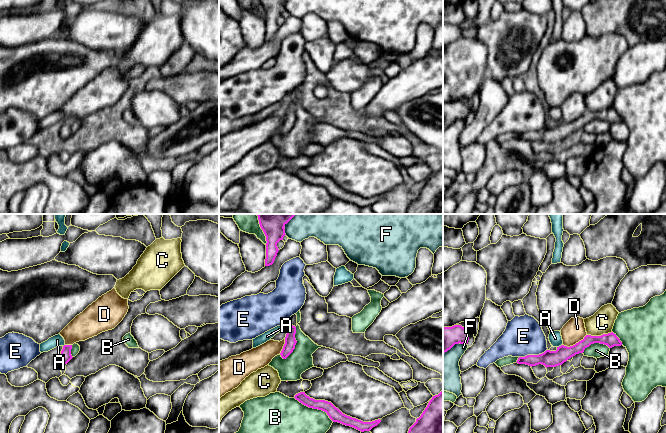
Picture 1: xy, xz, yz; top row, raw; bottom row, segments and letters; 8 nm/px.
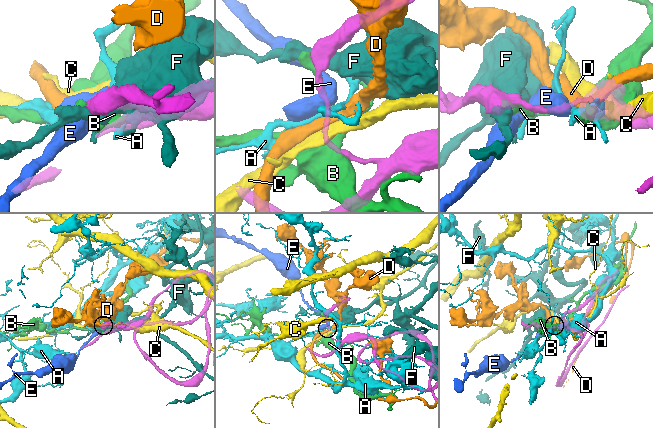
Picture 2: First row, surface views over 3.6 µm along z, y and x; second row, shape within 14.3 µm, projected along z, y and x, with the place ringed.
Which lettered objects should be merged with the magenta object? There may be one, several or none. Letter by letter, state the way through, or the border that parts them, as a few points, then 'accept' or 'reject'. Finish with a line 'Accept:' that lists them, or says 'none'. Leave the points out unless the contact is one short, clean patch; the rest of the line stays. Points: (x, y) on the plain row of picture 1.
A: border yz (562, 120), (557, 123); reject
B: reject
C: border yz (611, 107), (600, 111), (587, 111); reject
D: border yz (586, 110), (572, 121), (563, 121); reject
E: border yz (547, 125), (538, 130), (527, 130), (519, 133); reject
F: reject
Accept: none

